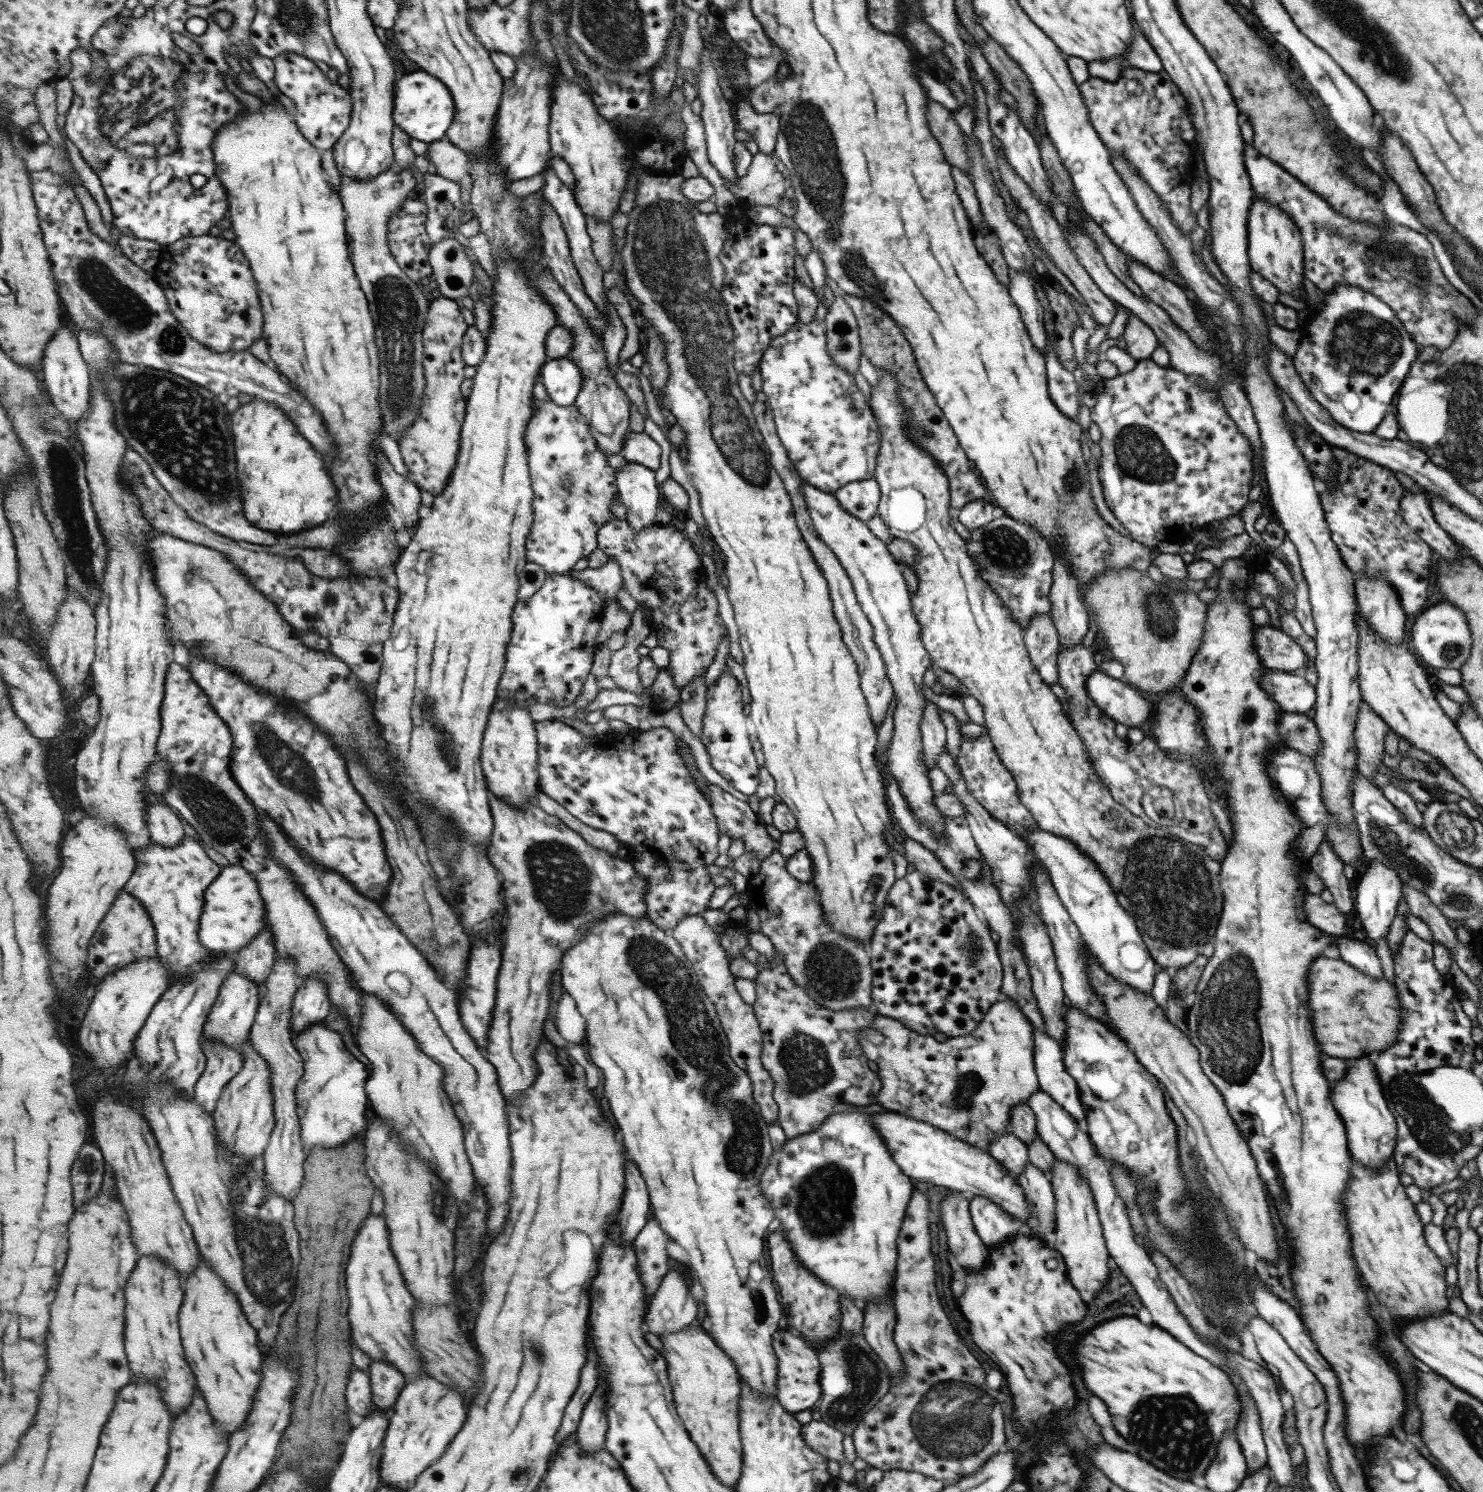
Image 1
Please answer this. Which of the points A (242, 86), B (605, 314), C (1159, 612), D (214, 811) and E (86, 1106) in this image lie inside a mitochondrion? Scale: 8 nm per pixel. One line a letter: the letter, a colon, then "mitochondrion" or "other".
A: other
B: other
C: mitochondrion
D: mitochondrion
E: other

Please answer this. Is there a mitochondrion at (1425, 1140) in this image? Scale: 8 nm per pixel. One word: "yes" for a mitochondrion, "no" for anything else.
yes

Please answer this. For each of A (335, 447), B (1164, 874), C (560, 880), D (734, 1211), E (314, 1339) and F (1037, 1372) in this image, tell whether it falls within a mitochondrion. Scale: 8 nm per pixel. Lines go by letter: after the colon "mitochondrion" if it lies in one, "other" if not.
A: other
B: mitochondrion
C: mitochondrion
D: other
E: other
F: other

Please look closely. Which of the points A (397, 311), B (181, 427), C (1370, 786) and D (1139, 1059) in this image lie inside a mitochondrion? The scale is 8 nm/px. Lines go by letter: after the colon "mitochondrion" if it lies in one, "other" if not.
A: mitochondrion
B: mitochondrion
C: other
D: other

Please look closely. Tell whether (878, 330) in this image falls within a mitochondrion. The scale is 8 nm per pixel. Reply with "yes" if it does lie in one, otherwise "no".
yes

